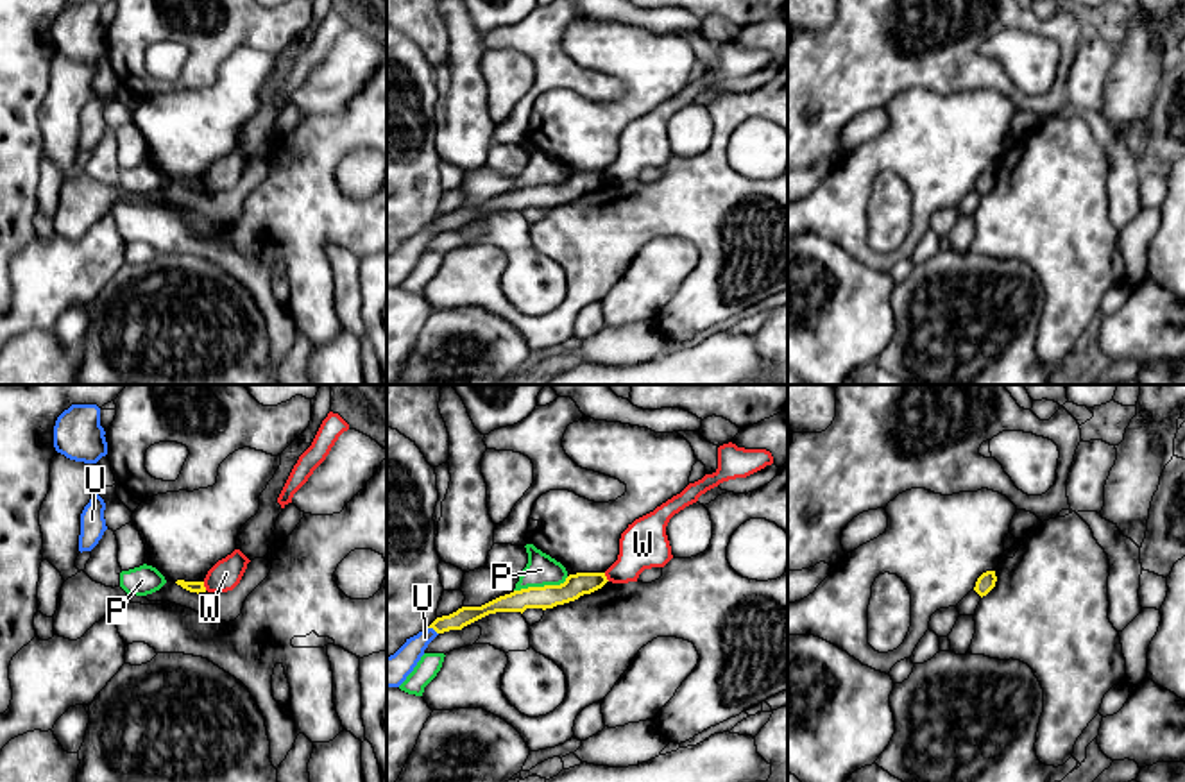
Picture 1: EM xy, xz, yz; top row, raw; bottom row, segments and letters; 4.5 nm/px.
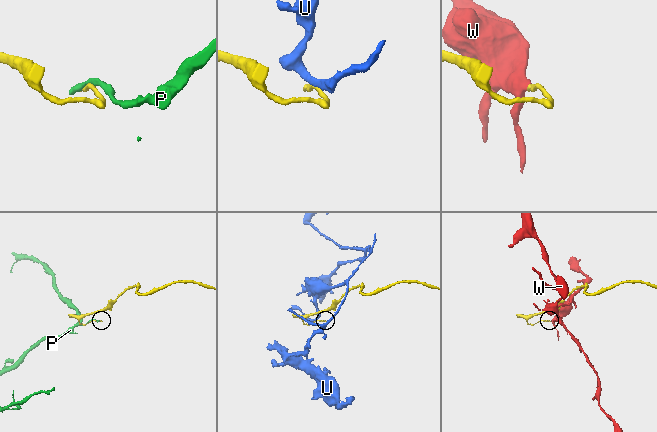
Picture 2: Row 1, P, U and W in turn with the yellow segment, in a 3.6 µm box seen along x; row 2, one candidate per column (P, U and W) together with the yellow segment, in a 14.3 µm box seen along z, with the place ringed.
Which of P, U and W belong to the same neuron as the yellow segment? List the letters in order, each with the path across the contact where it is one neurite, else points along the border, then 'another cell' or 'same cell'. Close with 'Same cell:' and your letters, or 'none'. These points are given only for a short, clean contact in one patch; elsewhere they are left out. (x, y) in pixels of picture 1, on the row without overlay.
P: another cell
U: border along xz (426, 228), (437, 233); another cell
W: border along xy (203, 181), (206, 188); another cell
Same cell: none

